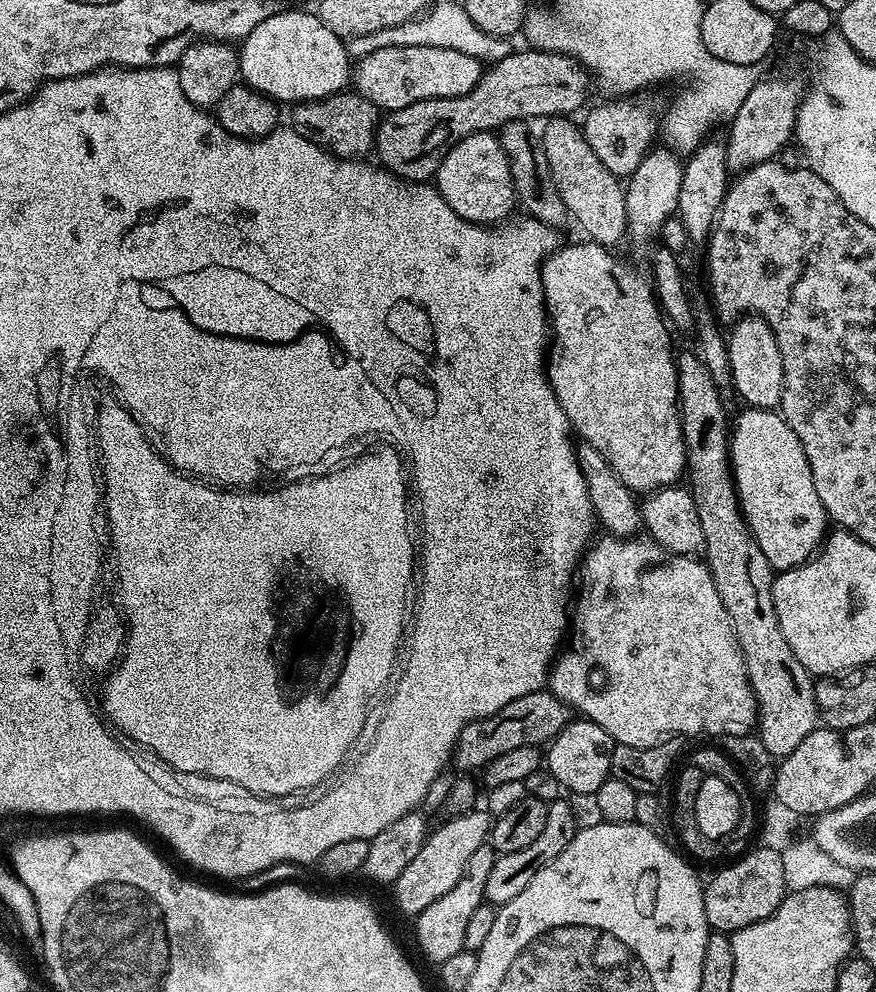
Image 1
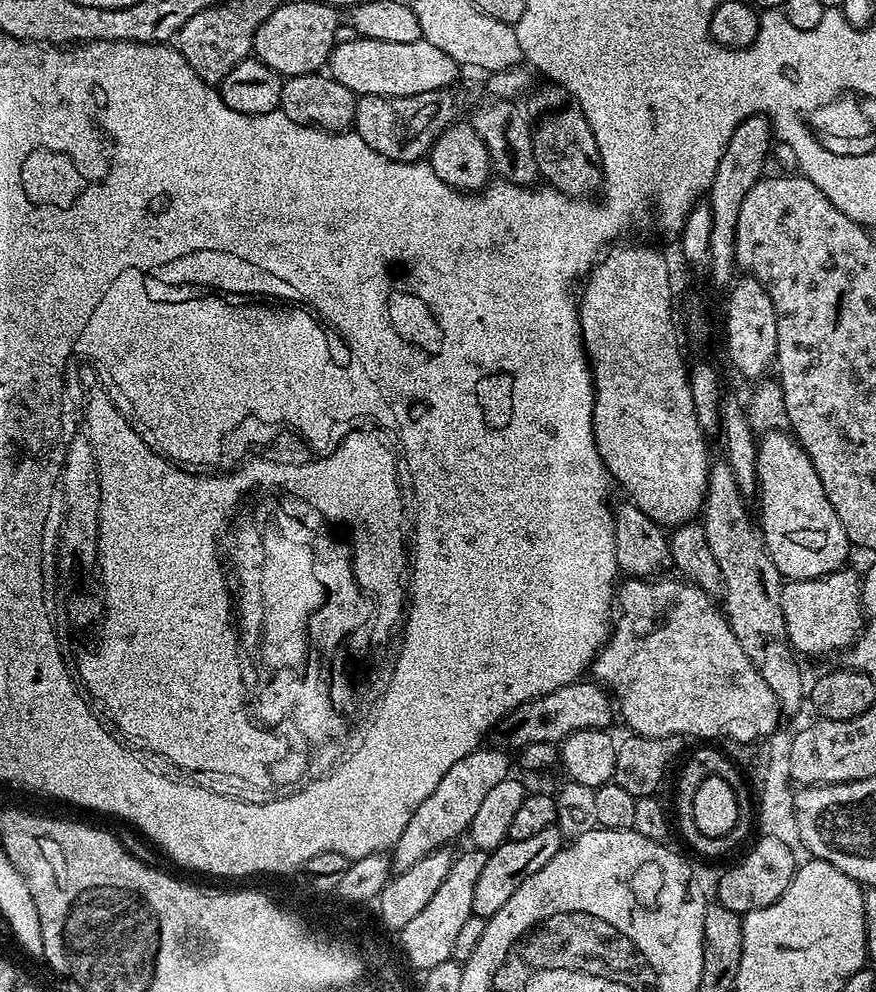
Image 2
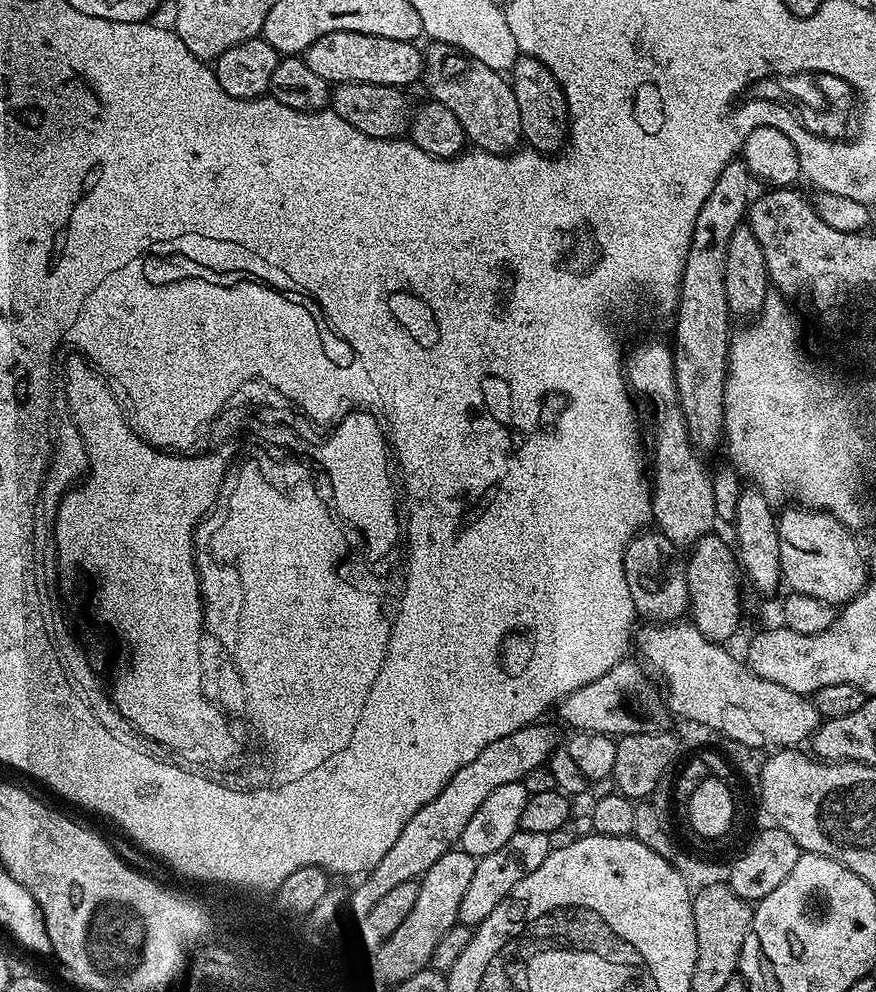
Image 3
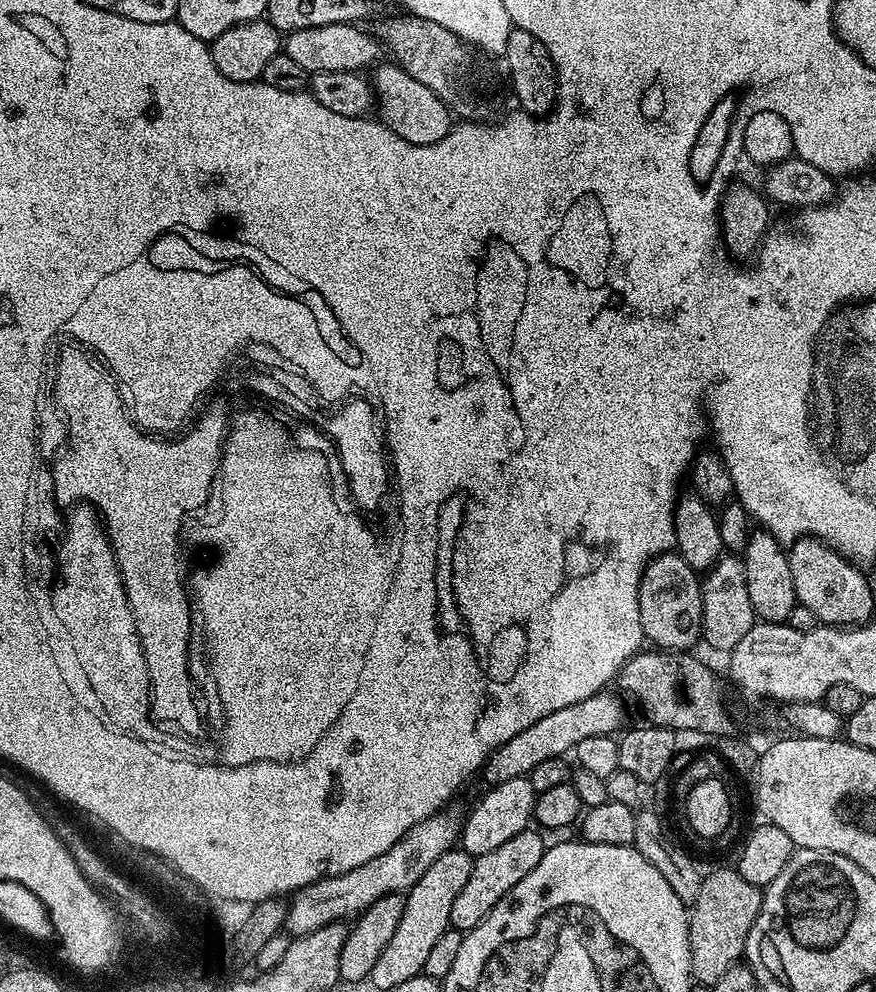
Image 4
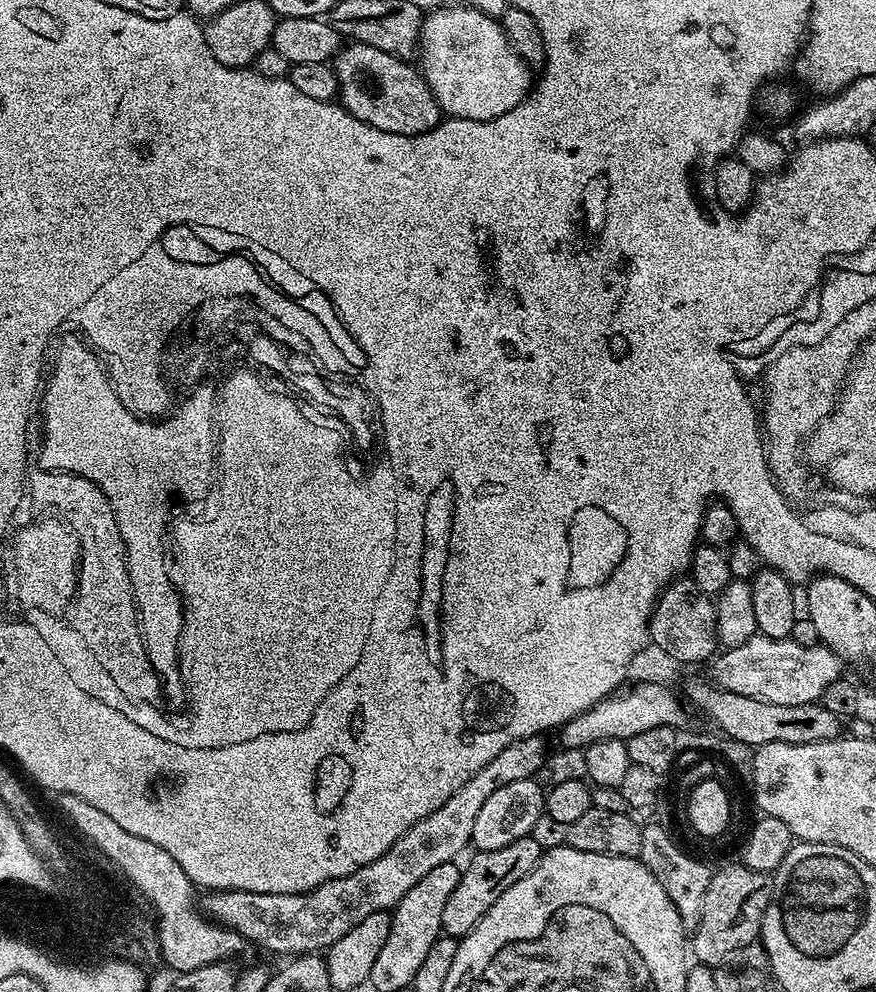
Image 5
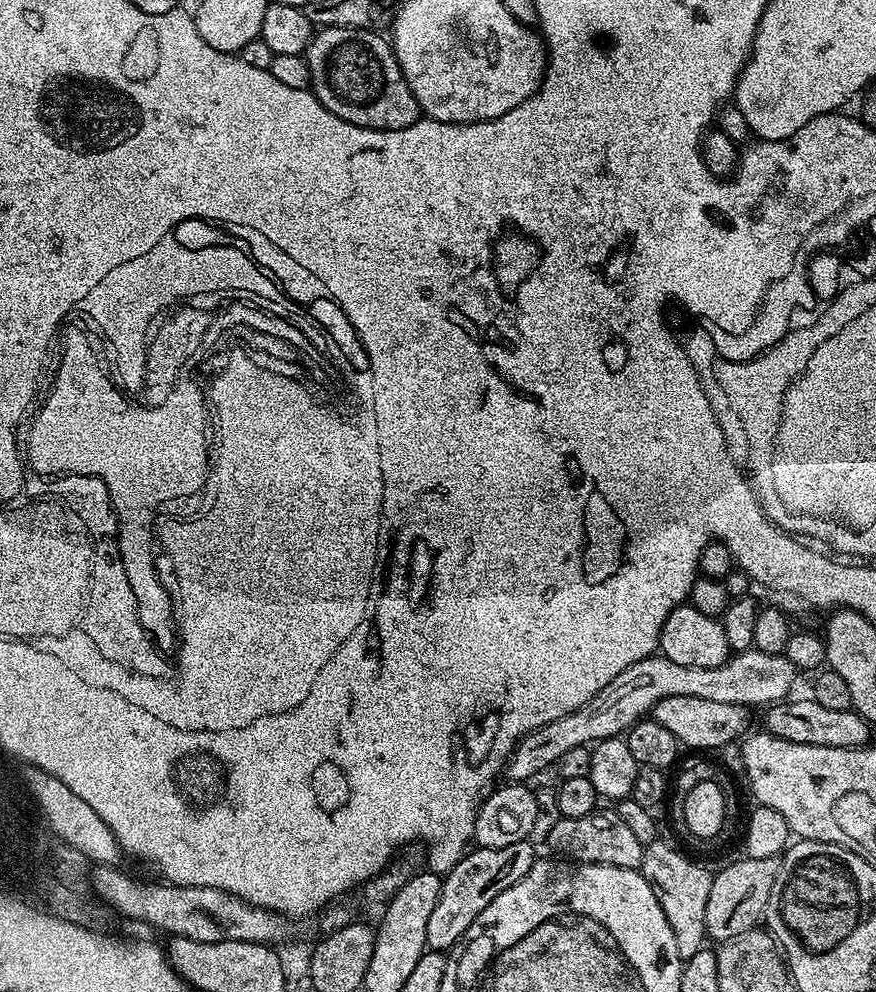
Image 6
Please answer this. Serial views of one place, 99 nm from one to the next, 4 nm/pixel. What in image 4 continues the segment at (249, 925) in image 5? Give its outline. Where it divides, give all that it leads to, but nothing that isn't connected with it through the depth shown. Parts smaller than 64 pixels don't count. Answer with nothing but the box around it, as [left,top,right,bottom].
[286,807,465,937]

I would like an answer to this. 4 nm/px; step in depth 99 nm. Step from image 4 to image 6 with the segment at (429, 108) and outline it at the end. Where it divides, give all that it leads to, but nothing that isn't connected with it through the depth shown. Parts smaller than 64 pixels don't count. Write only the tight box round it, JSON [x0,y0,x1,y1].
[308,28,422,130]

